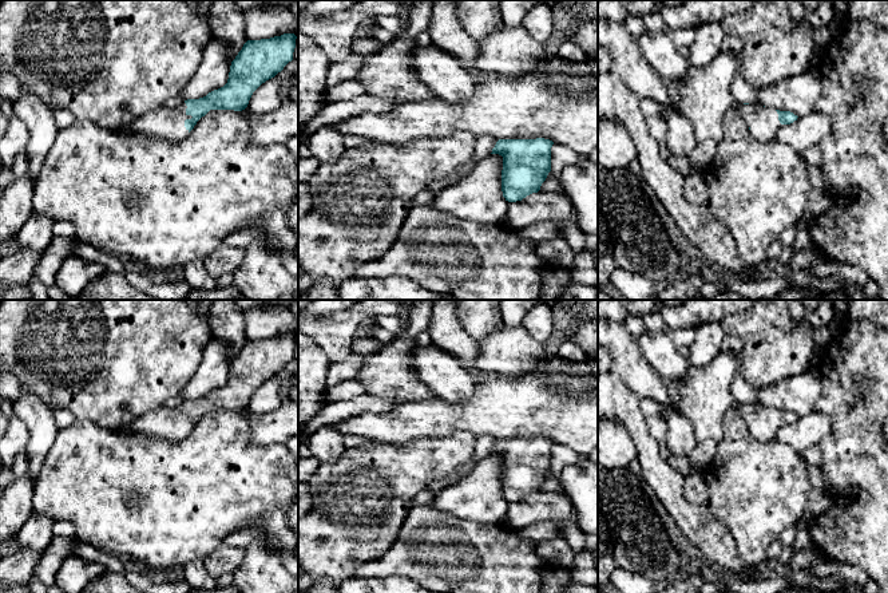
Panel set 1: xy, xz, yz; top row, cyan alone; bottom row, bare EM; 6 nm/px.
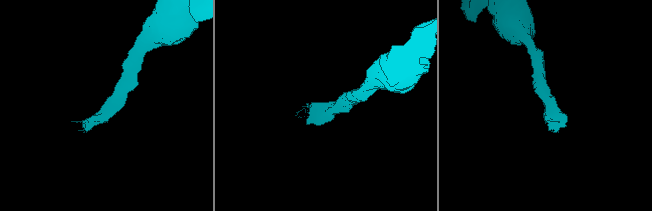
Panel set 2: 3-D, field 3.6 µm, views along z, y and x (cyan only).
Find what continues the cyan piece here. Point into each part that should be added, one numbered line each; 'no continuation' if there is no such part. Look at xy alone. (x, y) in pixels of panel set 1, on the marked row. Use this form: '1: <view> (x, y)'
1: xy (166, 123)

